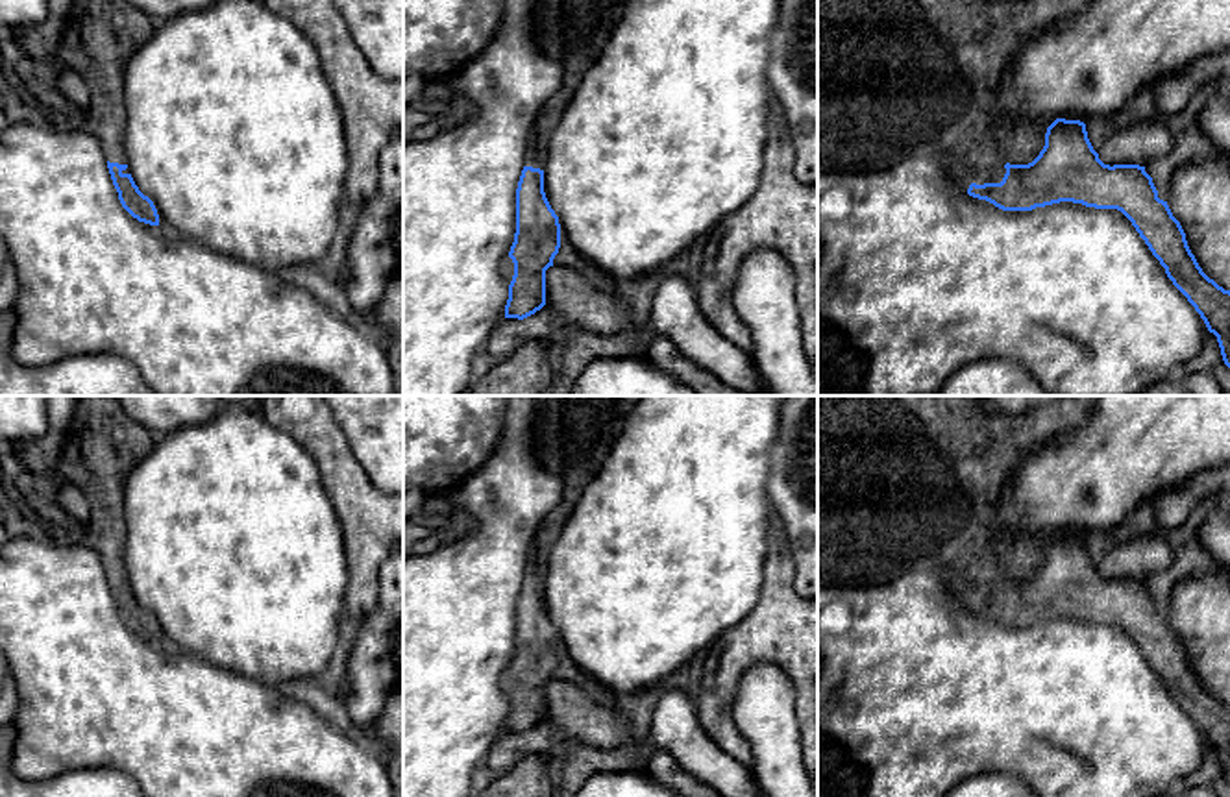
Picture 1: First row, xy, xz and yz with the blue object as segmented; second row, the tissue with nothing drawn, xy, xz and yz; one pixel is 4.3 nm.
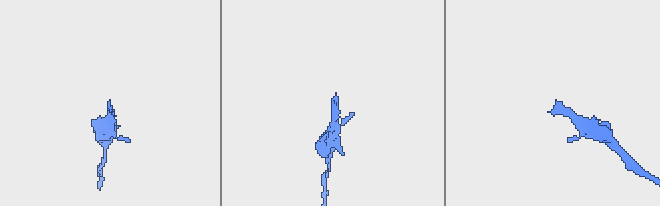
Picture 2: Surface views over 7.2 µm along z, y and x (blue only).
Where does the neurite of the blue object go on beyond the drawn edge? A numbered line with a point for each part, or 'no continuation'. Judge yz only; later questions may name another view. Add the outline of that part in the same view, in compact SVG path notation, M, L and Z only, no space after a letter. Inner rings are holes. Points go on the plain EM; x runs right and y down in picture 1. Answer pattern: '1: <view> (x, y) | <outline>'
1: yz (905, 483) | M818 396L818 586L864 588L895 581L906 571L932 571L962 605L971 597L1001 597L1006 573L993 547L993 520L999 516L1004 481L1038 448L1080 427L1088 420L1084 396L1062 396L1023 414L997 414L980 409L982 396Z

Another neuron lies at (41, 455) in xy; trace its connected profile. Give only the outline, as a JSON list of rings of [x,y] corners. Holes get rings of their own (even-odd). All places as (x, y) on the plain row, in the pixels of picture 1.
[[[48,396],[48,433],[35,442],[11,444],[24,470],[44,473],[57,466],[76,403],[78,396]]]

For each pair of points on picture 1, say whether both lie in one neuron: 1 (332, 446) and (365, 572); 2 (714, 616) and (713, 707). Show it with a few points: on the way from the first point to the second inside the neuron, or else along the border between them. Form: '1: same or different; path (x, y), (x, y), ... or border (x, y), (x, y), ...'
1: same; path (343, 478), (365, 511), (365, 540)
2: different; border (748, 611), (705, 649)

